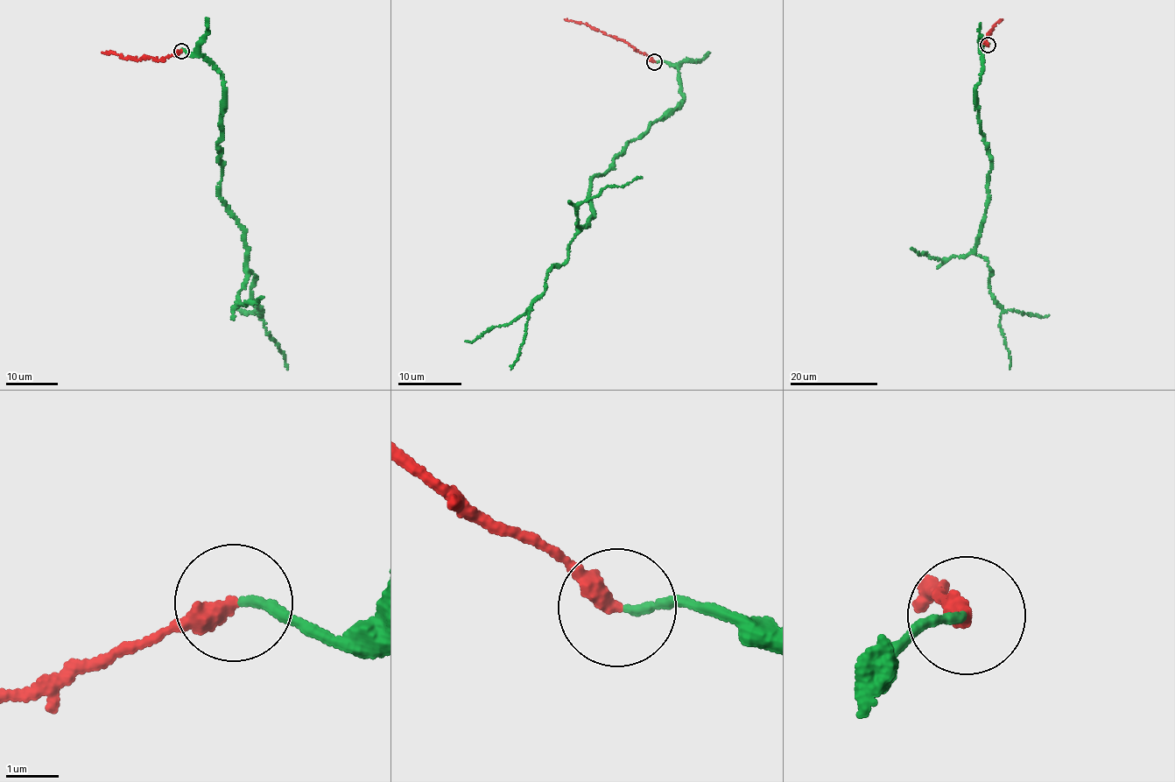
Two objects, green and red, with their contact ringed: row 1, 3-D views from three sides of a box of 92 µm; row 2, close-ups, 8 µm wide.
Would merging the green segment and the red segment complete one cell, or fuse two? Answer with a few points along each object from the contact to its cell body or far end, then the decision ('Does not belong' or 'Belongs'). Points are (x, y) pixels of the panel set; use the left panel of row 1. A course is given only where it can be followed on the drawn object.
Course of green: (182, 52), (199, 55), (221, 74), (220, 195), (242, 229), (248, 272), (254, 274), (252, 302), (287, 369). Course of red: (180, 51), (158, 59), (146, 56), (139, 59), (102, 52). Belongs

